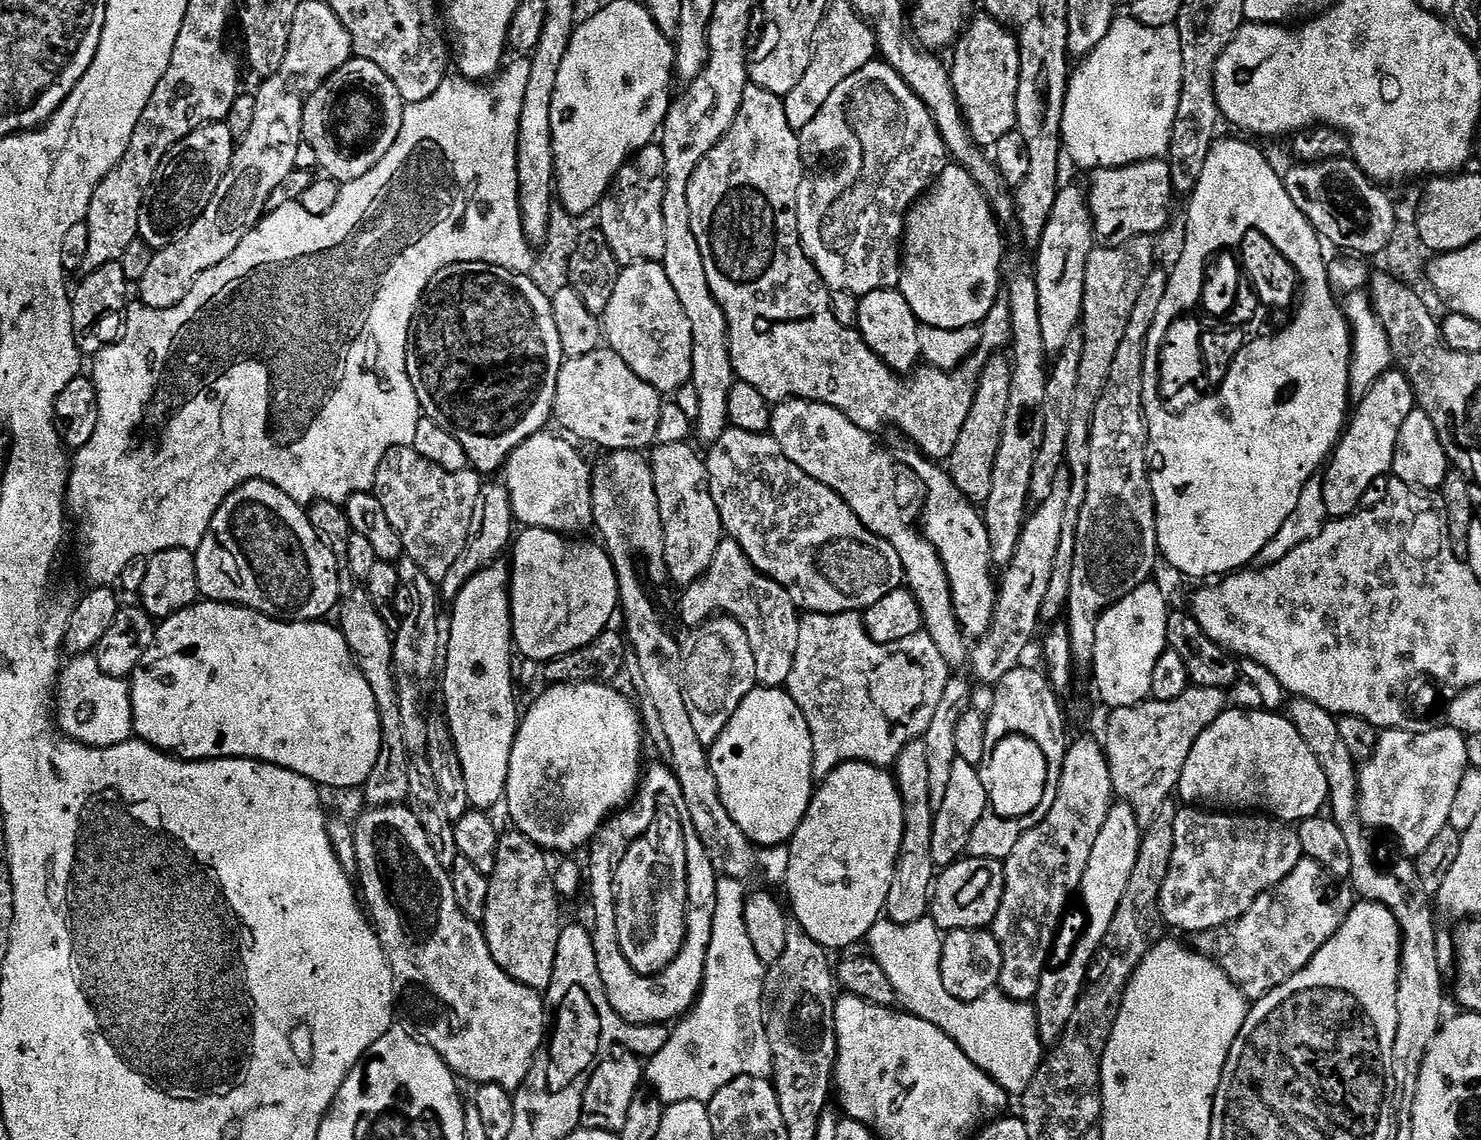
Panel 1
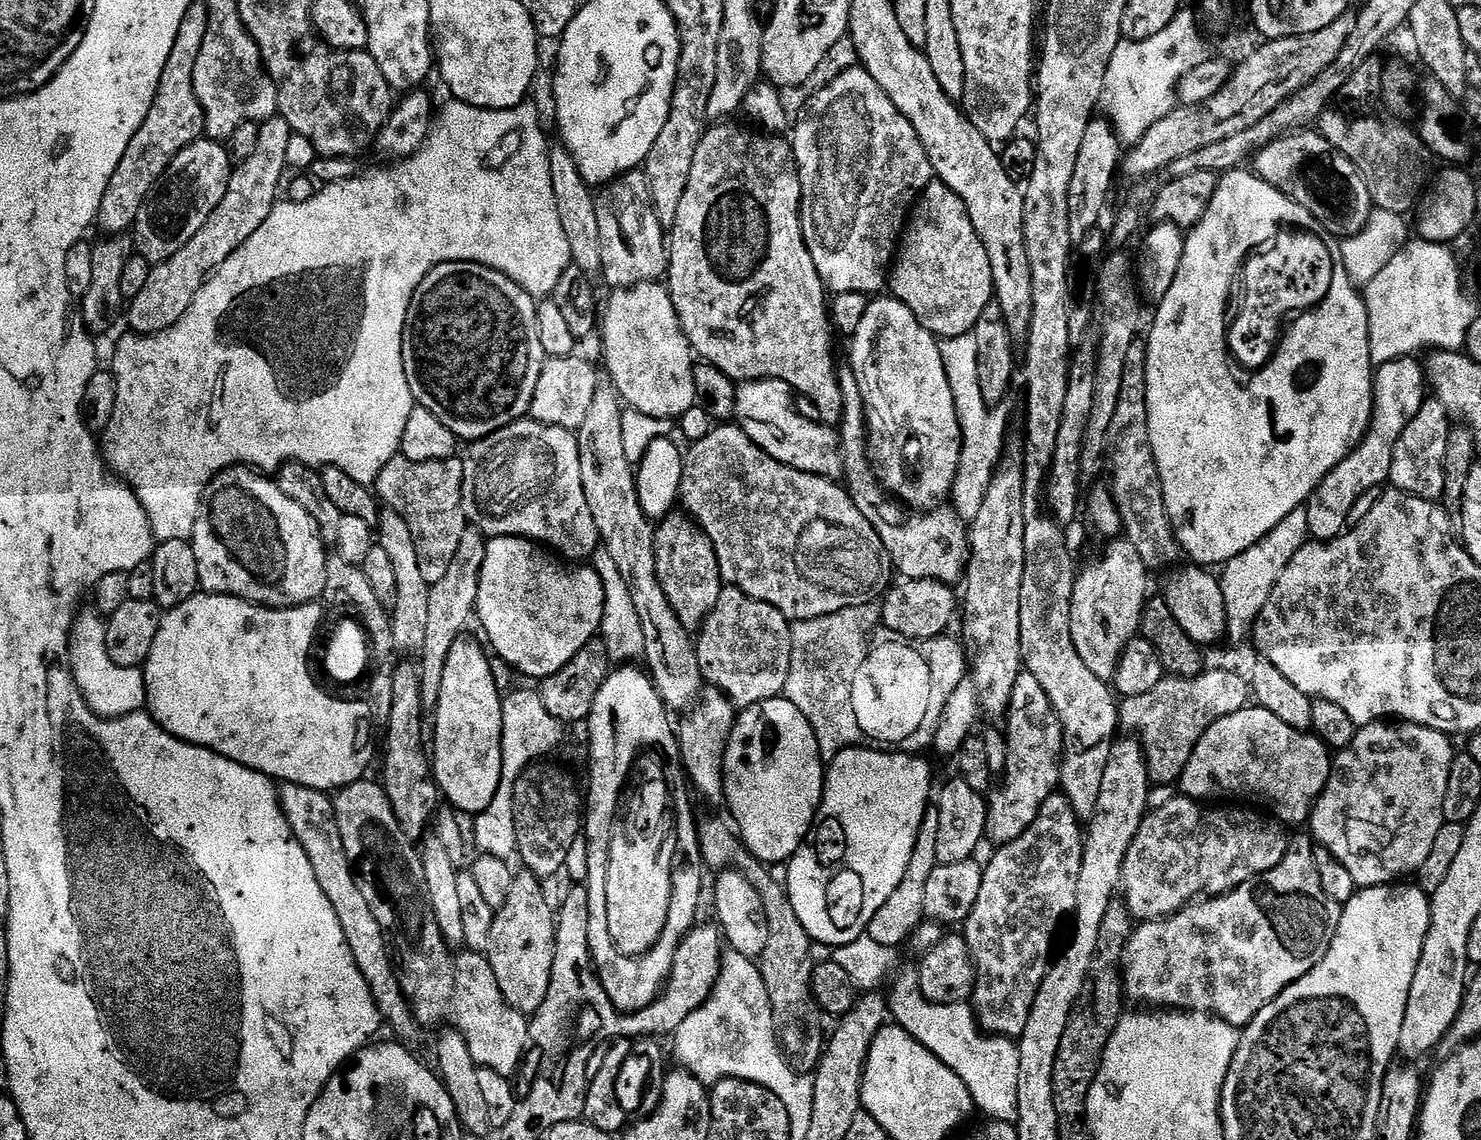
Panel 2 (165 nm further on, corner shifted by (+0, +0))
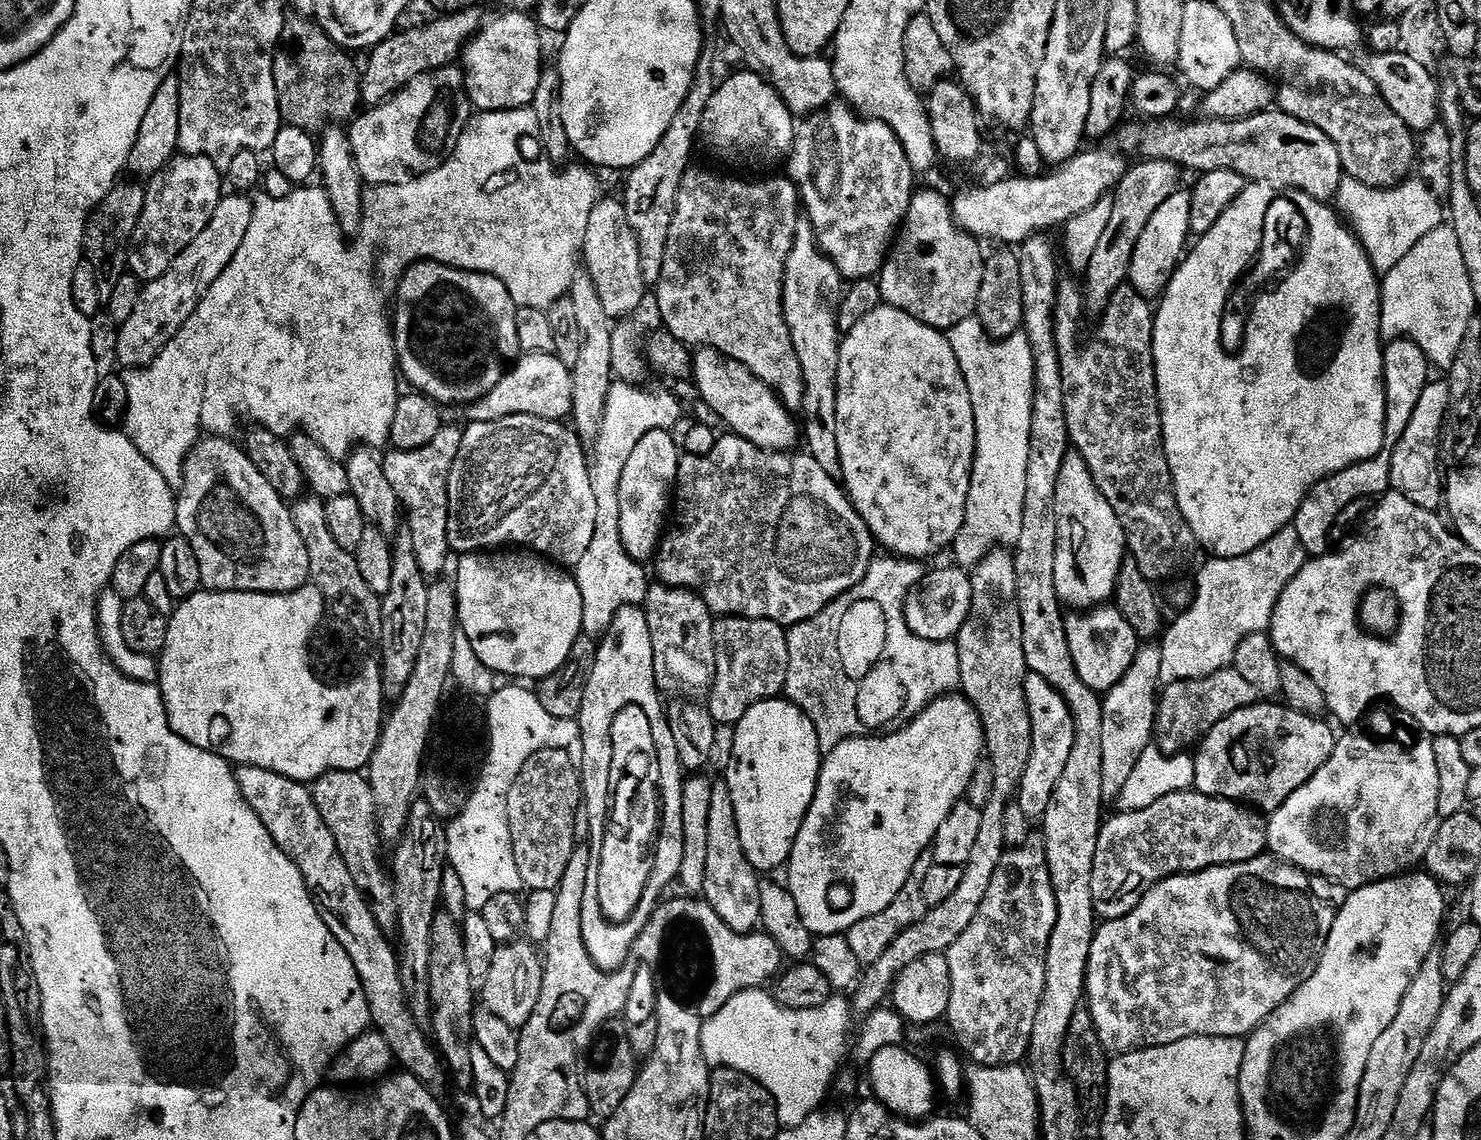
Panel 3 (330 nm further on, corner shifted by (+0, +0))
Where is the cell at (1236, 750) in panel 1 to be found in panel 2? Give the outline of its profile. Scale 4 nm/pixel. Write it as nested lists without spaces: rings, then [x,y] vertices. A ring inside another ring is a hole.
[[[1245,706],[1226,718],[1218,718],[1218,722],[1214,722],[1214,726],[1202,734],[1198,746],[1194,746],[1194,754],[1190,754],[1190,762],[1186,762],[1186,770],[1180,775],[1178,788],[1189,800],[1251,802],[1263,806],[1281,824],[1291,826],[1309,819],[1313,804],[1330,778],[1332,761],[1328,745],[1323,744],[1319,736],[1308,730],[1286,726],[1286,722],[1282,722],[1282,718],[1270,710]]]

